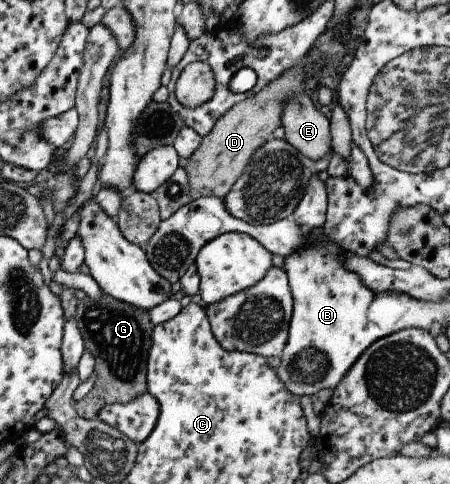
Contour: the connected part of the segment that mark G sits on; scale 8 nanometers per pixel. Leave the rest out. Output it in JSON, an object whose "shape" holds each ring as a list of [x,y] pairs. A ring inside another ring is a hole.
{"shape":[[[104,293],[98,300],[90,295],[78,301],[75,321],[82,335],[85,350],[93,354],[96,380],[94,386],[77,404],[77,413],[85,420],[97,420],[103,406],[127,403],[147,390],[147,362],[154,325],[149,312],[117,301]]]}

